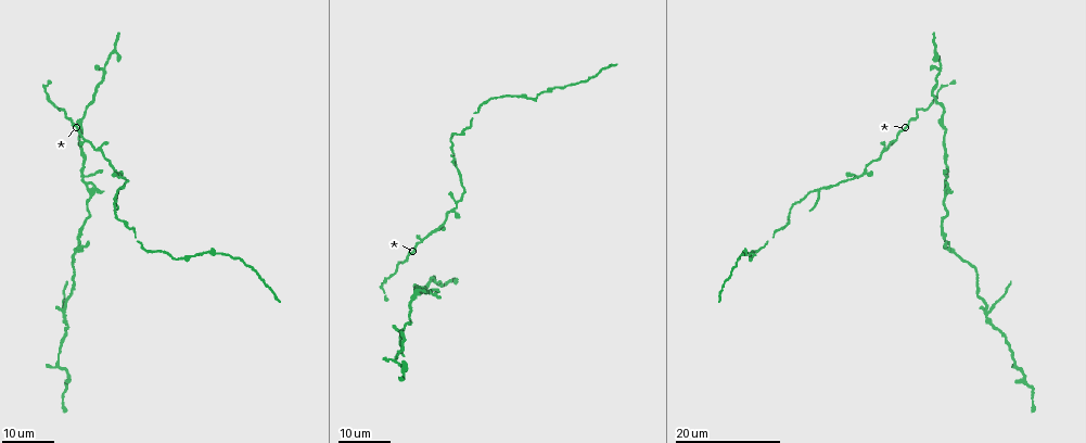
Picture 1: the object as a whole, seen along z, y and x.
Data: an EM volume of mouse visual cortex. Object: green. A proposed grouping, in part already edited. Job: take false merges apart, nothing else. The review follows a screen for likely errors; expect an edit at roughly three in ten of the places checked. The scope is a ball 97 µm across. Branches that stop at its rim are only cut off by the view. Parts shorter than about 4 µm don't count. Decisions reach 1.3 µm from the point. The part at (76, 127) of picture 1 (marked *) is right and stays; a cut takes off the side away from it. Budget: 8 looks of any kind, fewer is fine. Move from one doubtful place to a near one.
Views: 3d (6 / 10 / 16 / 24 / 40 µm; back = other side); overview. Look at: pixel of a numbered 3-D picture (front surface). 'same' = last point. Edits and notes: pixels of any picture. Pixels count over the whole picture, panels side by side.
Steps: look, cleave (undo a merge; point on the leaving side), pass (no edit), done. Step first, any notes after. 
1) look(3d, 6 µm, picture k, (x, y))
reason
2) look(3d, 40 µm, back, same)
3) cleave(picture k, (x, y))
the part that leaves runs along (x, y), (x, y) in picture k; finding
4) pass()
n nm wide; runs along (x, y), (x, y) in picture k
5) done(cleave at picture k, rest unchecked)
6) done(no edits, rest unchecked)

look(3d, 16 µm, picture 1, (80, 226))

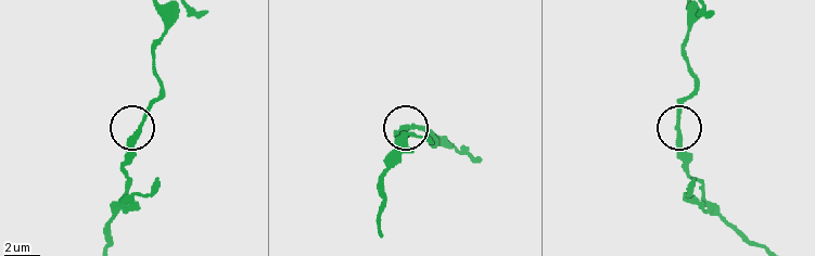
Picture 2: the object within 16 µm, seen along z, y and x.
look(3d, 10 µm, picture 2, (679, 134))
closer look

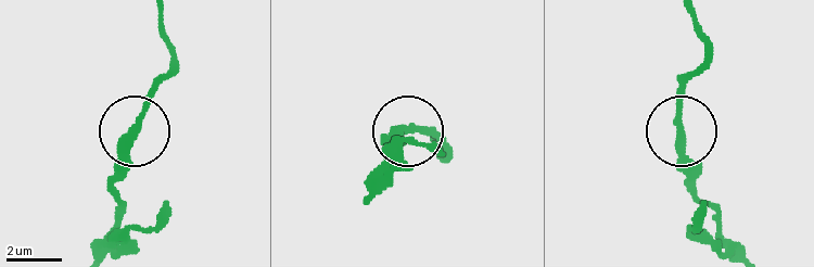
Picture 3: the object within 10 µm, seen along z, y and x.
pass()
280 nm wide; runs along (161, 17), (173, 60), (142, 115), (116, 196) in picture 3; one neuron here

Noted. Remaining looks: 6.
look(3d, 24 µm, picture 1, (991, 313))
two arms at a narrow angle

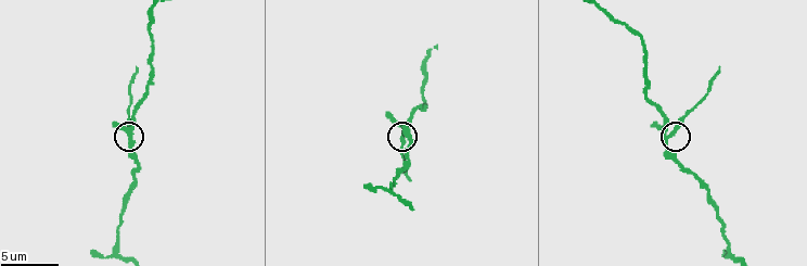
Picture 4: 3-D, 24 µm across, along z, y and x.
look(3d, 10 µm, picture 4, (673, 132))
zoom in

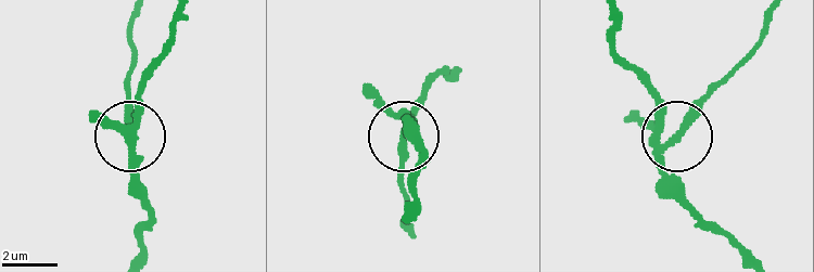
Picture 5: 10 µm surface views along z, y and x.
cleave(picture 5, (405, 150))
the part that leaves runs along (134, 152), (126, 91), (134, 21) in picture 5; two neurons meet here

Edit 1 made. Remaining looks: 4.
look(3d, 6 µm, picture 4, (731, 252))
two arms in line, one across

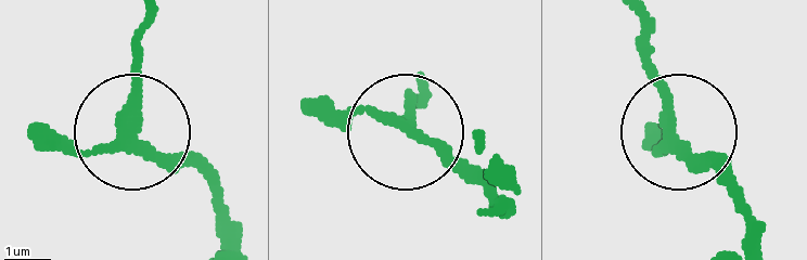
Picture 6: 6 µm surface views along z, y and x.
pass()
220 nm wide; runs along (641, 23), (676, 135), (734, 182) in picture 6; one neuron here

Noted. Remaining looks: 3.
look(3d, 24 µm, picture 1, (925, 112))

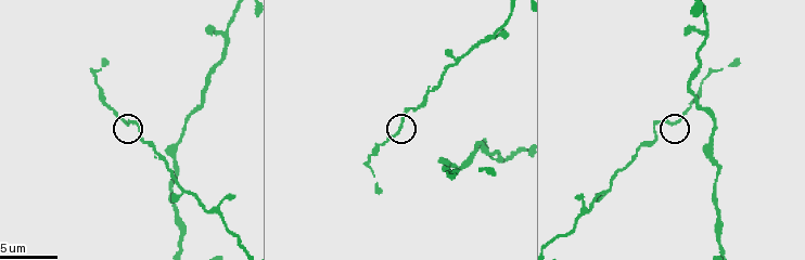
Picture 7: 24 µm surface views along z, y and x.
look(3d, 10 µm, picture 7, (673, 124))
zoom in

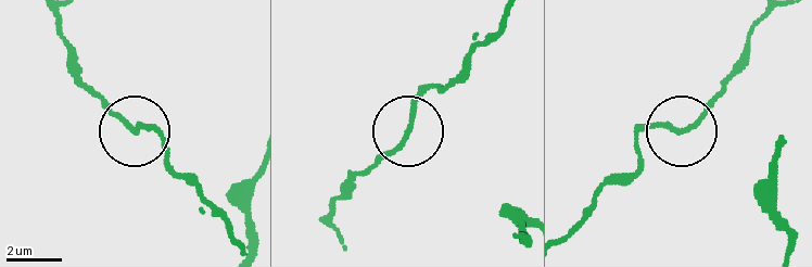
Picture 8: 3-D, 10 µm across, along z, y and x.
pass()
160 nm wide; runs along (581, 221), (638, 161), (642, 128), (690, 126), (723, 93) in picture 8; one neuron here

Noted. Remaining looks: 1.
done(cleave at picture 5, rest unchecked)

